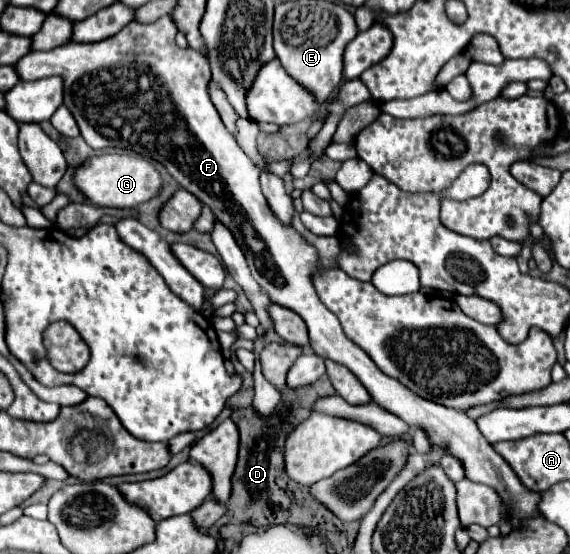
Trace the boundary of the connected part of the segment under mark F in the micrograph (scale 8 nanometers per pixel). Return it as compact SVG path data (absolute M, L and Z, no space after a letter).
M164 16L152 24L130 22L118 34L102 42L94 42L94 44L68 42L64 46L58 46L56 50L28 52L24 58L20 58L20 62L16 62L16 70L20 72L22 80L40 80L44 76L60 76L64 80L64 104L70 108L72 116L76 118L80 134L90 148L94 150L124 148L124 150L134 150L146 158L154 158L156 162L160 162L182 188L194 194L200 202L208 204L214 216L224 226L228 226L228 230L232 232L232 236L236 238L238 246L242 248L248 260L248 268L252 276L256 278L256 282L260 282L262 290L272 298L274 304L294 310L306 322L308 334L310 334L310 346L314 348L318 356L330 358L346 366L364 384L364 388L370 392L376 404L380 404L384 410L402 418L410 428L422 428L434 446L446 450L450 456L460 460L460 464L464 466L466 478L470 482L492 486L502 500L502 512L508 518L512 518L514 524L520 524L528 518L540 518L542 516L538 510L538 504L542 500L540 494L522 486L520 478L510 468L510 464L498 452L494 452L492 444L484 442L484 436L480 434L474 420L470 420L460 410L446 408L442 404L436 404L436 402L430 402L418 396L416 392L402 386L396 378L388 378L360 346L356 346L352 340L346 338L336 314L332 314L322 304L322 300L318 298L316 286L314 286L314 276L322 270L322 260L318 256L318 250L312 244L308 244L308 240L292 224L284 224L272 212L272 208L268 206L260 190L260 182L258 182L260 170L240 150L240 146L236 144L236 138L226 130L226 126L220 120L218 110L210 102L210 96L208 96L210 66L208 66L206 56L200 54L198 50L178 48L174 38L176 38L176 26L170 20L170 16Z

